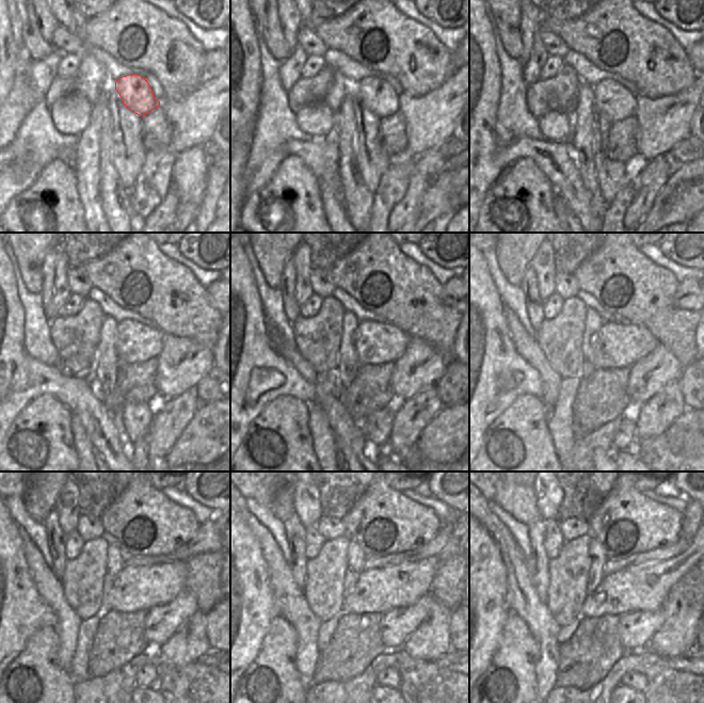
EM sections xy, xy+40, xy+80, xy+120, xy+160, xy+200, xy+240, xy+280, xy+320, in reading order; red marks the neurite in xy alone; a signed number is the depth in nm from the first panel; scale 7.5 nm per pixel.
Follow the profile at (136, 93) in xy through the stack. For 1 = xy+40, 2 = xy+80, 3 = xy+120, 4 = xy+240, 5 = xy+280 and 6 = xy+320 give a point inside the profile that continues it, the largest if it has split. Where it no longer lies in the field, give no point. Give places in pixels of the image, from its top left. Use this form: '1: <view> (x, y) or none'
1: xy+40 (376, 94)
2: xy+80 (616, 101)
3: xy+120 (137, 342)
4: xy+240 (139, 588)
5: xy+280 (378, 590)
6: xy+320 (643, 588)

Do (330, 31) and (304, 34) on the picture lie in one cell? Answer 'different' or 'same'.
different

